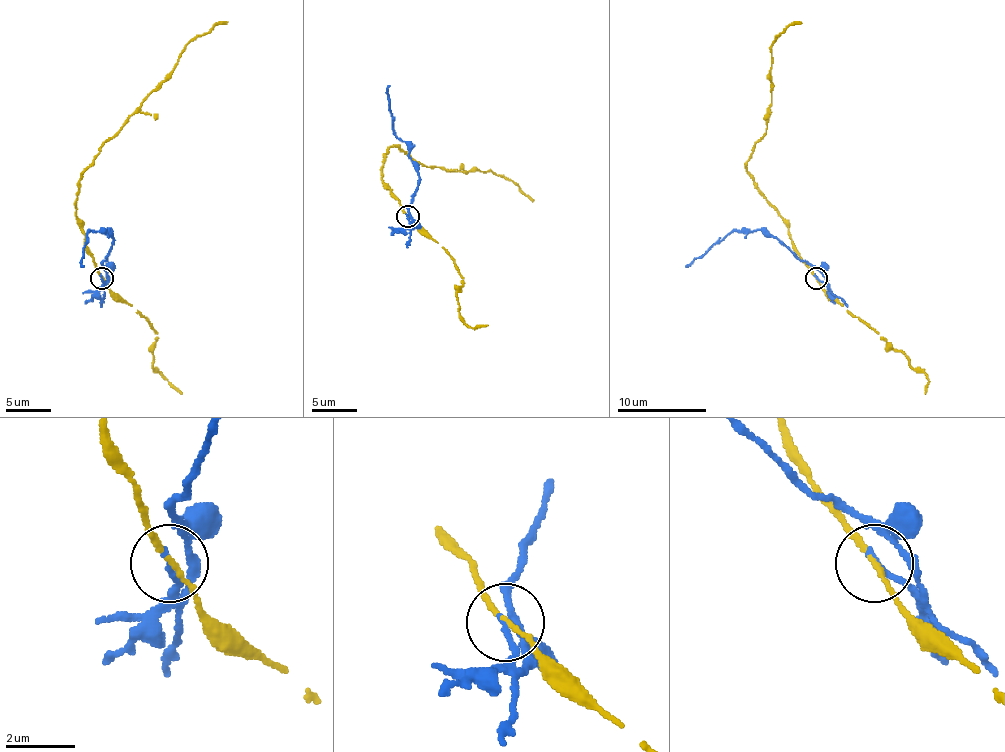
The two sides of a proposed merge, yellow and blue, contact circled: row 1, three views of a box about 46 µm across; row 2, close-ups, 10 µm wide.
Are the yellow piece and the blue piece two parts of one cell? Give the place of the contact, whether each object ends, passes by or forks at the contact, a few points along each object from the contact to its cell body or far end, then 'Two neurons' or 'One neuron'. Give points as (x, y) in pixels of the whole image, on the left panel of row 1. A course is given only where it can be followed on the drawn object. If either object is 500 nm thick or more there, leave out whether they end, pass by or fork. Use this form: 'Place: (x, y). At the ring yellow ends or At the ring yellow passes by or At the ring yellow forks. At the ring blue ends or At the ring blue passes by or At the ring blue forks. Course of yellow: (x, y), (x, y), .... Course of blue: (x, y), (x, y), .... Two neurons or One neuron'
Place: (101, 278). At the ring yellow passes by. At the ring blue ends. Course of yellow: (102, 278), (75, 216), (78, 182), (102, 147), (173, 69), (187, 44), (227, 22). Course of blue: (102, 278), (104, 280), (107, 276), (102, 263), (113, 238), (104, 229), (86, 234), (84, 267). Two neurons

